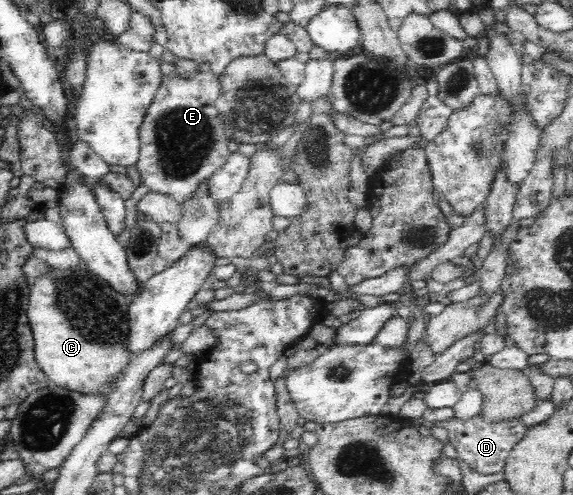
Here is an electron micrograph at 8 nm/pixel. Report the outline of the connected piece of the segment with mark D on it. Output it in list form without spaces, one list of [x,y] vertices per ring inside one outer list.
[[[482,412],[469,422],[462,423],[452,418],[444,423],[434,425],[448,430],[450,447],[455,452],[453,459],[466,463],[470,469],[485,475],[502,472],[509,452],[528,432],[528,428],[524,427],[524,424],[518,419],[499,424],[484,422],[482,421]]]

